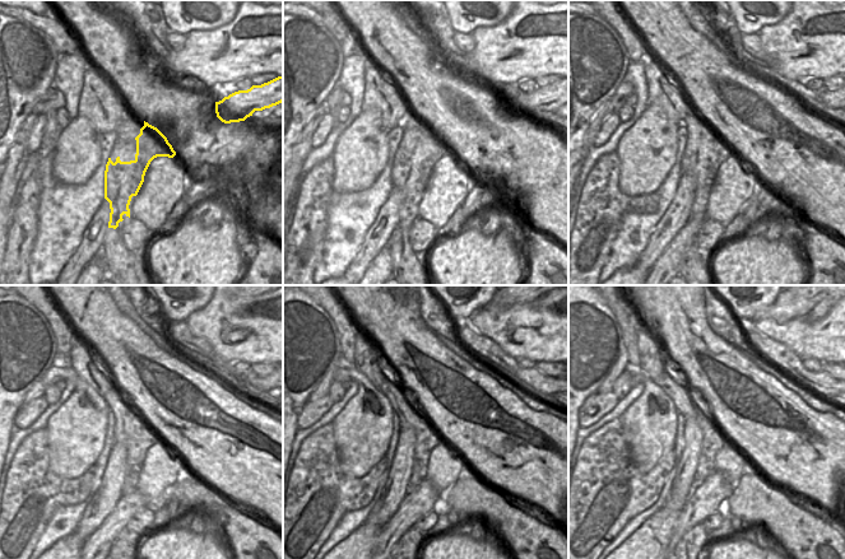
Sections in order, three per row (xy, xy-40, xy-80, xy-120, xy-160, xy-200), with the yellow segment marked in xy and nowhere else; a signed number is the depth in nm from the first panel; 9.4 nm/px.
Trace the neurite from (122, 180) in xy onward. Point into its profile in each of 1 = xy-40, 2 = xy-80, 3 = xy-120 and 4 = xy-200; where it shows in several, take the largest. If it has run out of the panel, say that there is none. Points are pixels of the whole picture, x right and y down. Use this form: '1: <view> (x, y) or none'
1: xy-40 (405, 176)
2: xy-80 (716, 152)
3: xy-120 (143, 437)
4: xy-200 (713, 438)

